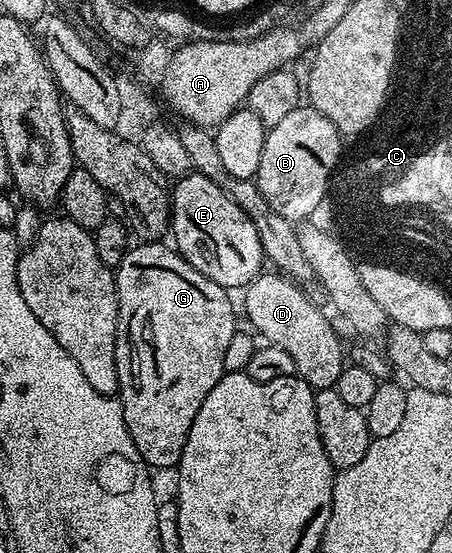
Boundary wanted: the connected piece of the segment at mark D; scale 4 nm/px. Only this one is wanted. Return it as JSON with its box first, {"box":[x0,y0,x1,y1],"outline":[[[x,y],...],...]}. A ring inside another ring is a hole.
{"box":[242,273,346,389],"outline":[[[261,273],[243,288],[242,315],[260,330],[259,338],[265,344],[284,350],[294,357],[294,369],[313,389],[335,388],[338,377],[346,365],[346,347],[340,344],[340,335],[332,323],[299,291],[295,282],[281,274]]]}

